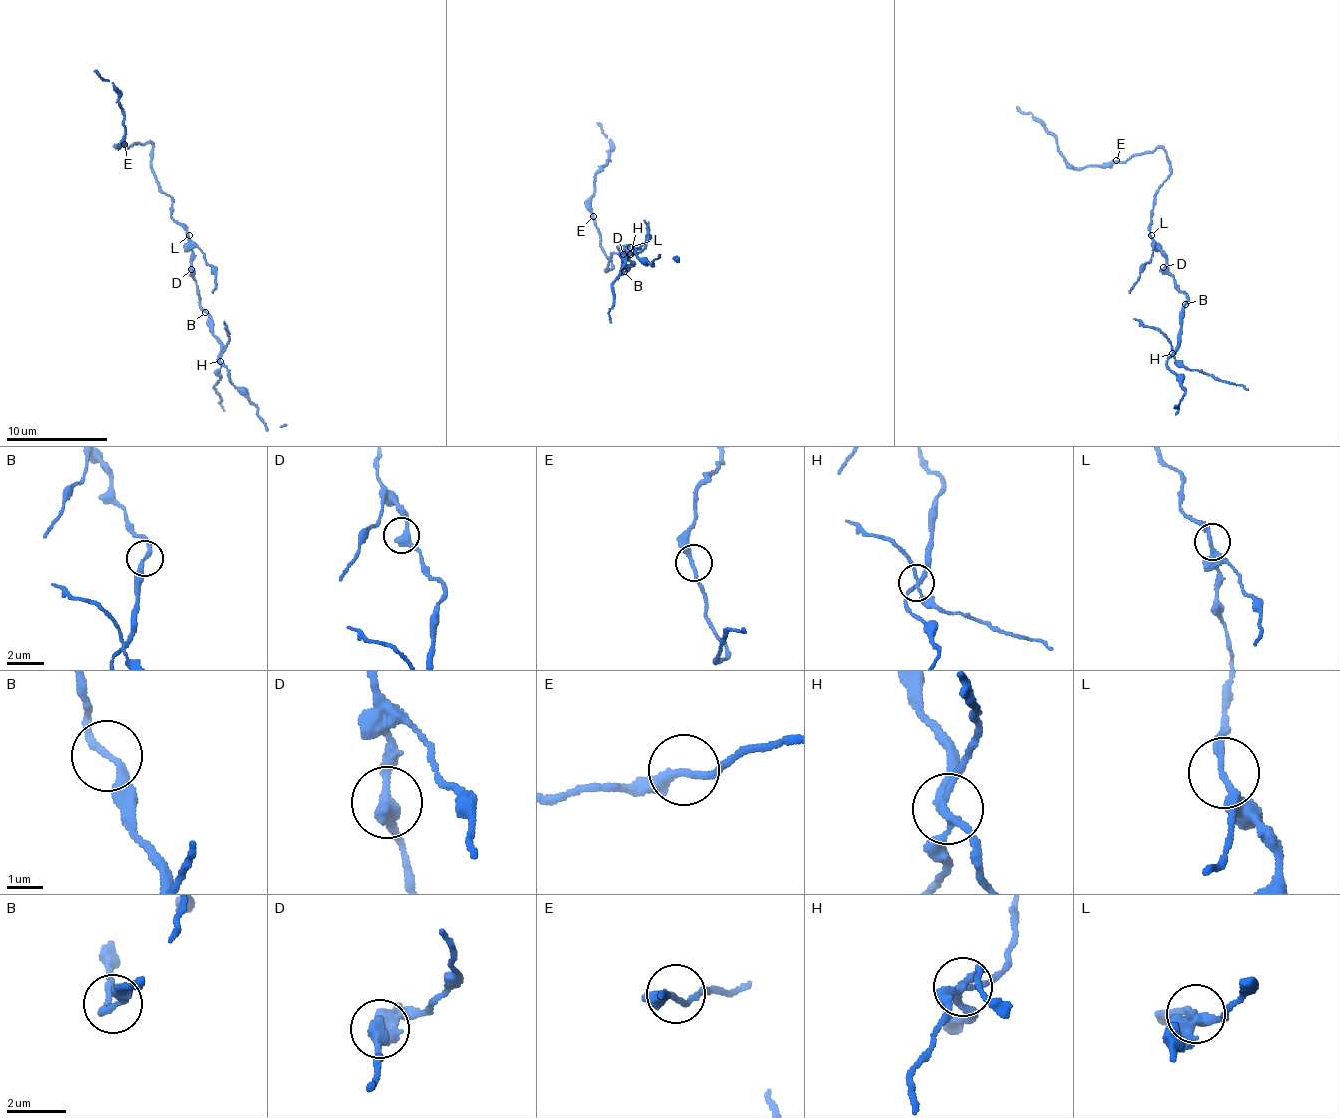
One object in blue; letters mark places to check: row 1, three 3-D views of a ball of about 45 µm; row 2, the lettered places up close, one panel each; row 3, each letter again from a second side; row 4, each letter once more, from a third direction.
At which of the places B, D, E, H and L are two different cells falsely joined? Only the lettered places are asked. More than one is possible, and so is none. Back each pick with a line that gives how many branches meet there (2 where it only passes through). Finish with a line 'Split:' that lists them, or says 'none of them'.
H: 4 branches meet
L: 2 branches meet
Split: H, L

